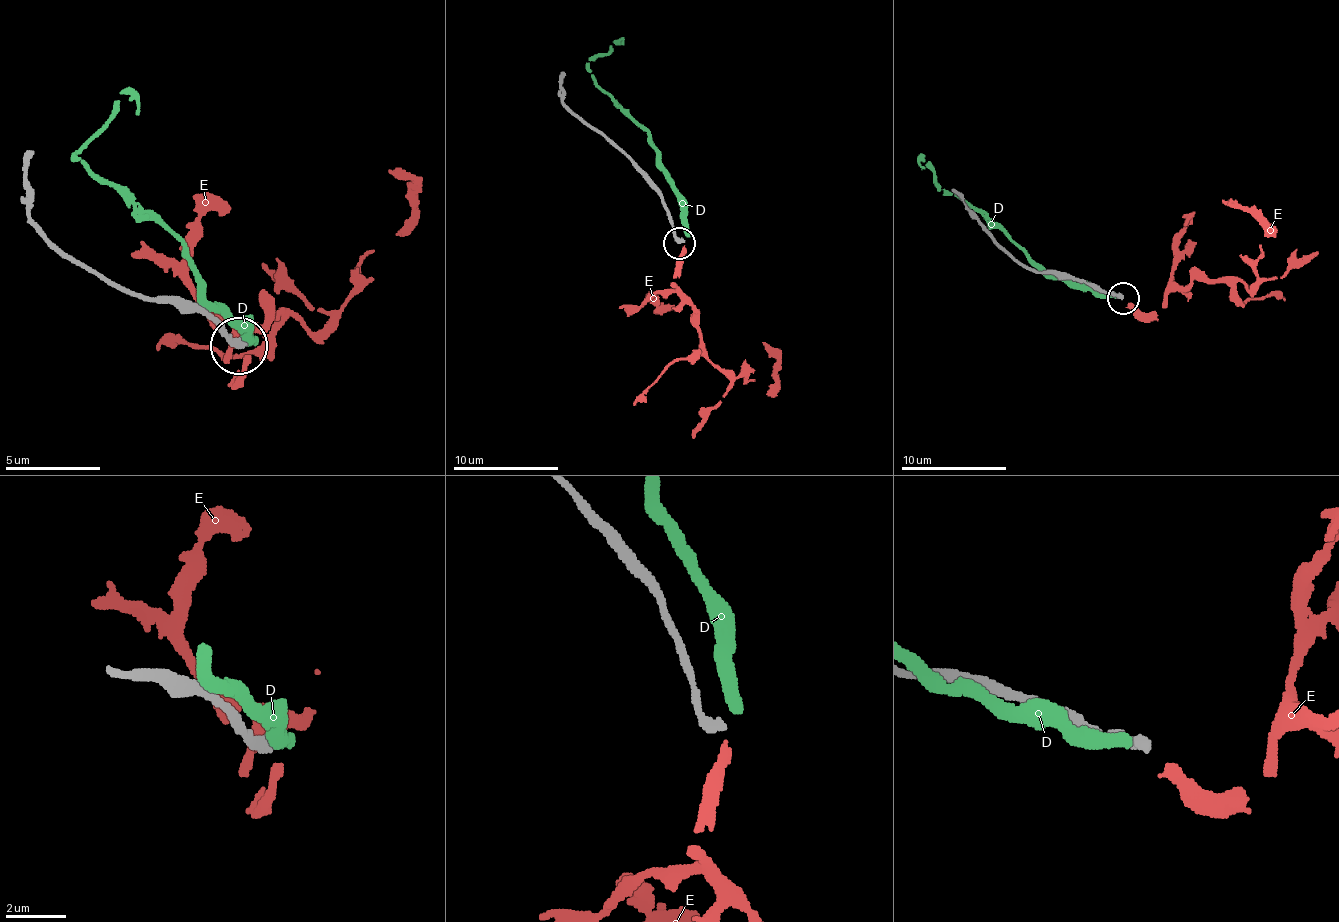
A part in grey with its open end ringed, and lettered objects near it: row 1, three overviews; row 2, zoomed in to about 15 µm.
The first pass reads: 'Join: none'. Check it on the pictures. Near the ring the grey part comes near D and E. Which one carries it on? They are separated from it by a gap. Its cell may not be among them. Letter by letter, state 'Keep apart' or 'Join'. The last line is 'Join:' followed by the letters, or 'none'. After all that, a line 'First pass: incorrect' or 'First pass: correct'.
D: Keep apart
E: Keep apart
Join: none
First pass: correct

